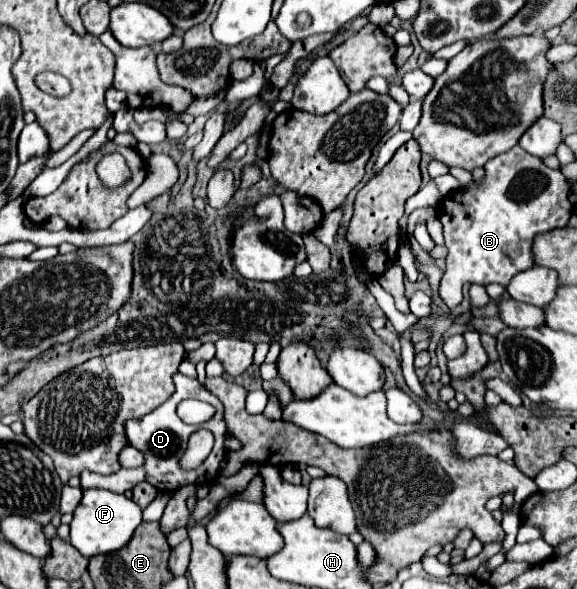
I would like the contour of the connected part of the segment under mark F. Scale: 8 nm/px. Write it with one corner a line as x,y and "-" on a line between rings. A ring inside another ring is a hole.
83,489
83,499
73,511
71,521
71,545
85,557
101,555
107,551
119,551
129,543
135,527
141,523
141,509
125,495
107,489

